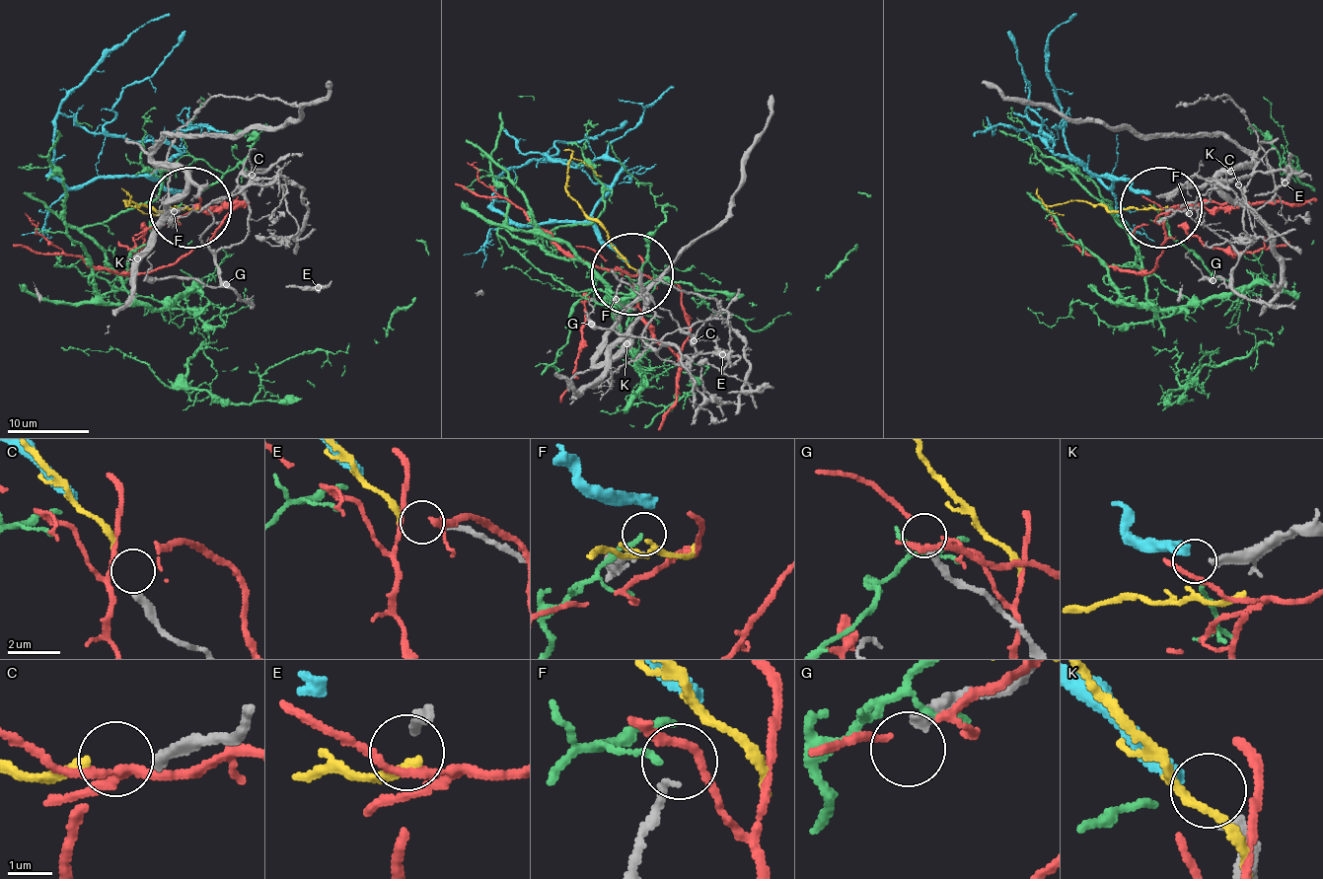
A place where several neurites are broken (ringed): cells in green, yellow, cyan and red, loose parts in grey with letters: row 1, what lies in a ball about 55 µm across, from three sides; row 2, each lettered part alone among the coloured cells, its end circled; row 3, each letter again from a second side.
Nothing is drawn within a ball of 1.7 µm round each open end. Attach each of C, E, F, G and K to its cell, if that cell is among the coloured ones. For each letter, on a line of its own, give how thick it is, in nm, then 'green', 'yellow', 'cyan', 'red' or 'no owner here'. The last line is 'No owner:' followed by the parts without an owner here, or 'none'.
C: calibre 300 nm; yellow
E: calibre 190 nm; no owner here
F: calibre 190 nm; green
G: calibre 320 nm; no owner here
K: calibre 280 nm; cyan
No owner: E, G

